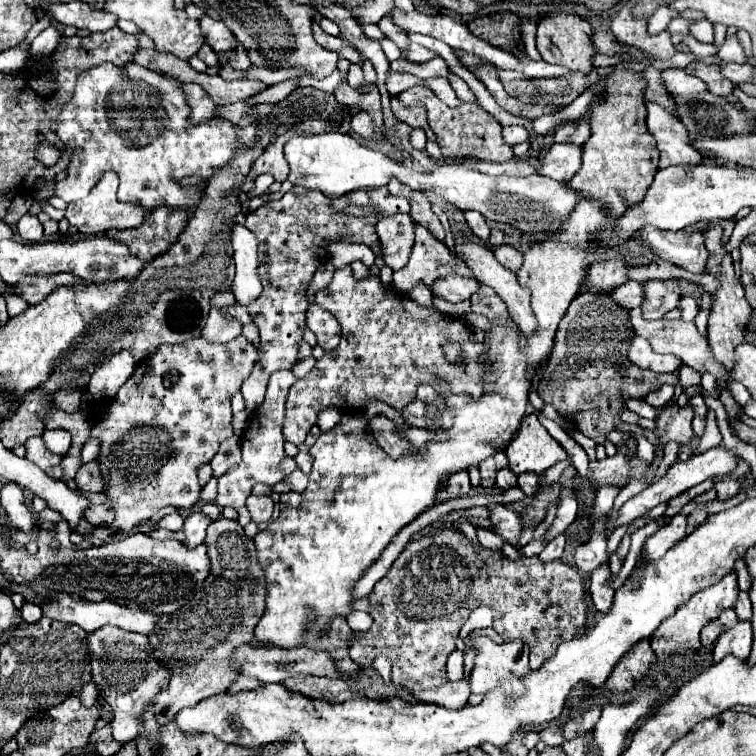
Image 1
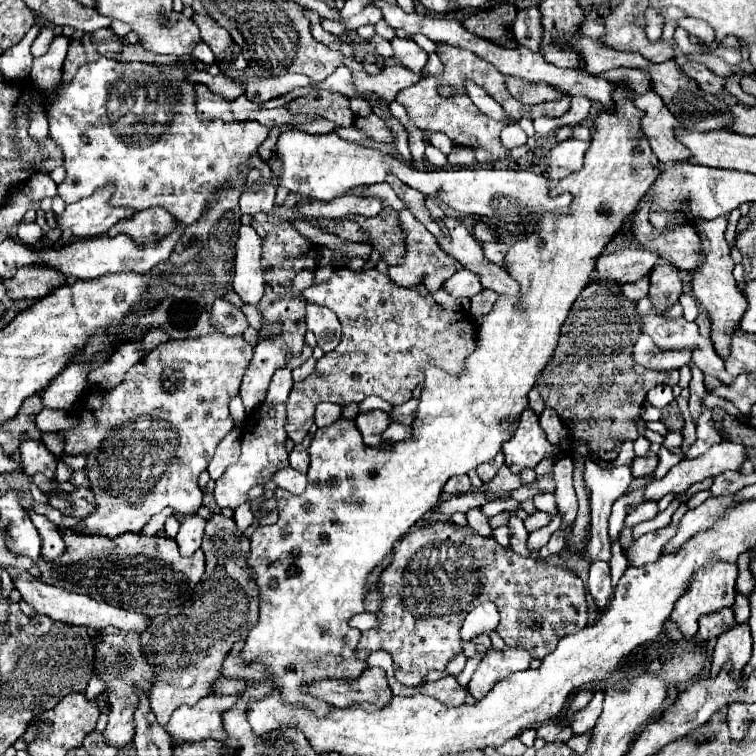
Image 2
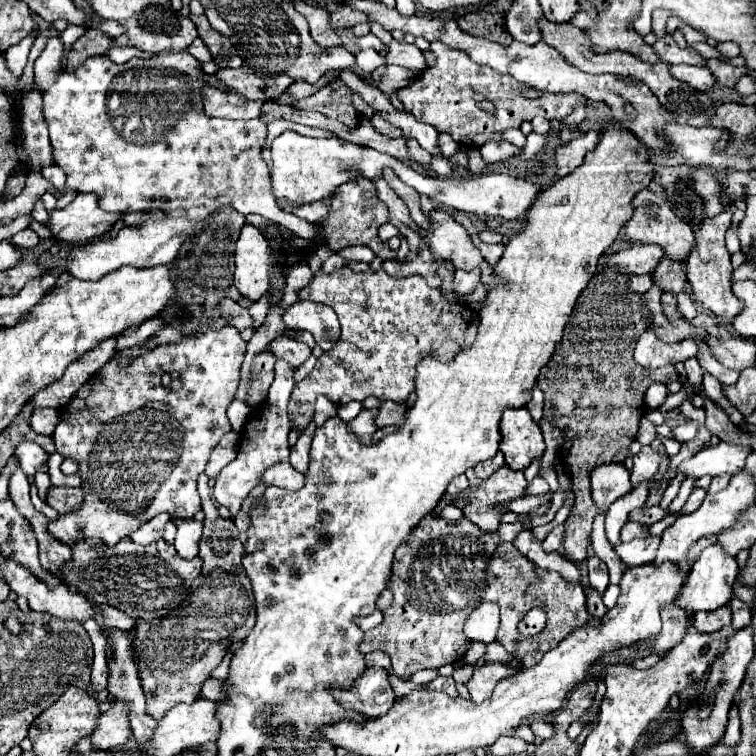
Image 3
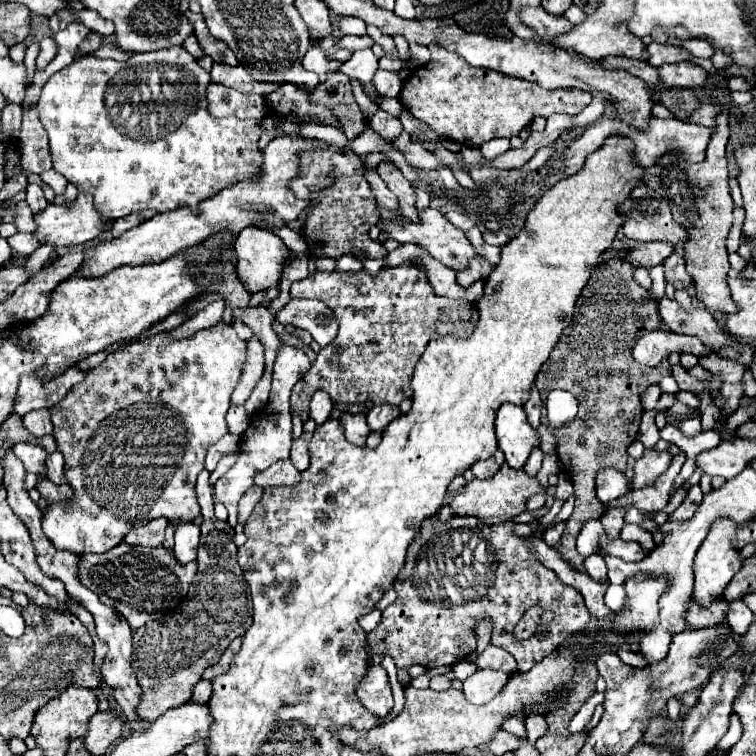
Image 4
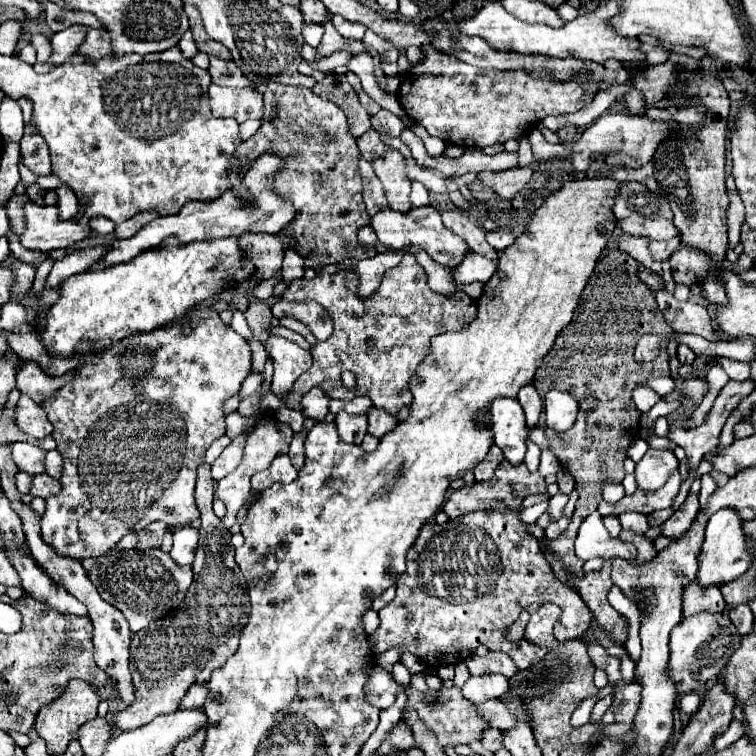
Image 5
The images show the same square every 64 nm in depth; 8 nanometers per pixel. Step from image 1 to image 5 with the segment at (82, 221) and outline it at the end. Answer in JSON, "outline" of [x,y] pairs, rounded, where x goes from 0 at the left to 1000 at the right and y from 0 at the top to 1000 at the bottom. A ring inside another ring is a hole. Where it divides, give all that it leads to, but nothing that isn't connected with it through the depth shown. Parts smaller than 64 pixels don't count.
{"outline":[[[37,267],[32,283],[37,291],[37,304],[26,310],[26,320],[34,328],[48,328],[56,333],[93,328],[122,310],[119,296],[103,294],[106,280],[93,291],[79,291],[74,272],[48,272]]]}

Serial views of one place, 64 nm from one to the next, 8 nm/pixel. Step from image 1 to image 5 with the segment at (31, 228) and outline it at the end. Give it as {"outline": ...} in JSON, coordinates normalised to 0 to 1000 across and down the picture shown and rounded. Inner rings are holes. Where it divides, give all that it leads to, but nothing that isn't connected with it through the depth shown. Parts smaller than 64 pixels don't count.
{"outline":[[[21,310],[11,312],[11,320],[13,320],[13,331],[19,333],[19,339],[34,349],[56,349],[61,344],[58,333],[50,333],[50,331],[40,331],[40,328],[32,328],[24,317]]]}

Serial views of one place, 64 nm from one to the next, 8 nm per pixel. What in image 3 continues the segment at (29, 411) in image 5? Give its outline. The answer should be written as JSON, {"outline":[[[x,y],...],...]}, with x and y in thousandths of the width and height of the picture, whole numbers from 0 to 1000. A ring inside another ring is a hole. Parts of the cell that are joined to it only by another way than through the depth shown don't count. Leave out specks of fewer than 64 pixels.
{"outline":[[[48,540],[42,553],[40,553],[40,561],[50,574],[69,577],[77,556],[79,556],[79,550],[77,550],[77,545],[71,540]]]}

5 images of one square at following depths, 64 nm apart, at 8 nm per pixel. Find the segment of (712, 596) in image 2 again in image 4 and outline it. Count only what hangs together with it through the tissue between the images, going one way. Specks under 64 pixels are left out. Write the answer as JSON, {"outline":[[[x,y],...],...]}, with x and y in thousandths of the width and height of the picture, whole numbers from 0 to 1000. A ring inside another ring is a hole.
{"outline":[[[950,688],[939,706],[934,709],[934,714],[929,717],[929,722],[921,730],[918,738],[918,783],[915,783],[915,794],[923,796],[926,802],[939,802],[947,791],[955,788],[958,778],[963,775],[963,770],[971,765],[971,759],[981,751],[981,738],[976,733],[976,728],[968,725],[966,712],[974,706],[974,693],[960,690],[960,688]]]}

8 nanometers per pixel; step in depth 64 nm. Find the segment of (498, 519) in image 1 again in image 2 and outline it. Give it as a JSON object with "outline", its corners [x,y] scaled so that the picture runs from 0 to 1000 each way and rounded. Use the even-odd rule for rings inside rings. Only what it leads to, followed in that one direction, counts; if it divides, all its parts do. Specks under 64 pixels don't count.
{"outline":[[[675,680],[669,696],[675,698],[675,725],[677,725],[680,730],[685,730],[688,735],[701,735],[701,738],[706,738],[706,741],[717,741],[717,743],[722,743],[720,738],[714,738],[712,730],[704,730],[704,728],[696,725],[698,704],[696,704],[696,698],[693,698],[693,690],[690,690],[683,680]]]}

